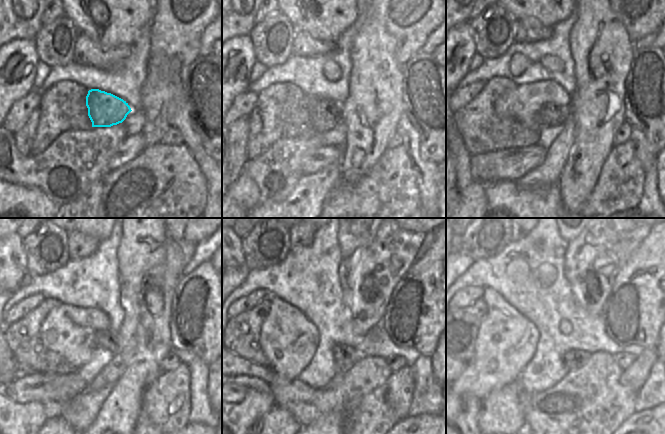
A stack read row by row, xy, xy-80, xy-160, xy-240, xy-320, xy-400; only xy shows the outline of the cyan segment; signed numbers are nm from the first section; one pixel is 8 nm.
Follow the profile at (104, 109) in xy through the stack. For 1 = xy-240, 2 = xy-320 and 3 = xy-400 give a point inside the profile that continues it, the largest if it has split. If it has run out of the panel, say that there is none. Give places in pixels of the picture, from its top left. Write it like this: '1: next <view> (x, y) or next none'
1: next xy-240 (105, 339)
2: next xy-320 (345, 356)
3: next xy-400 (573, 359)

